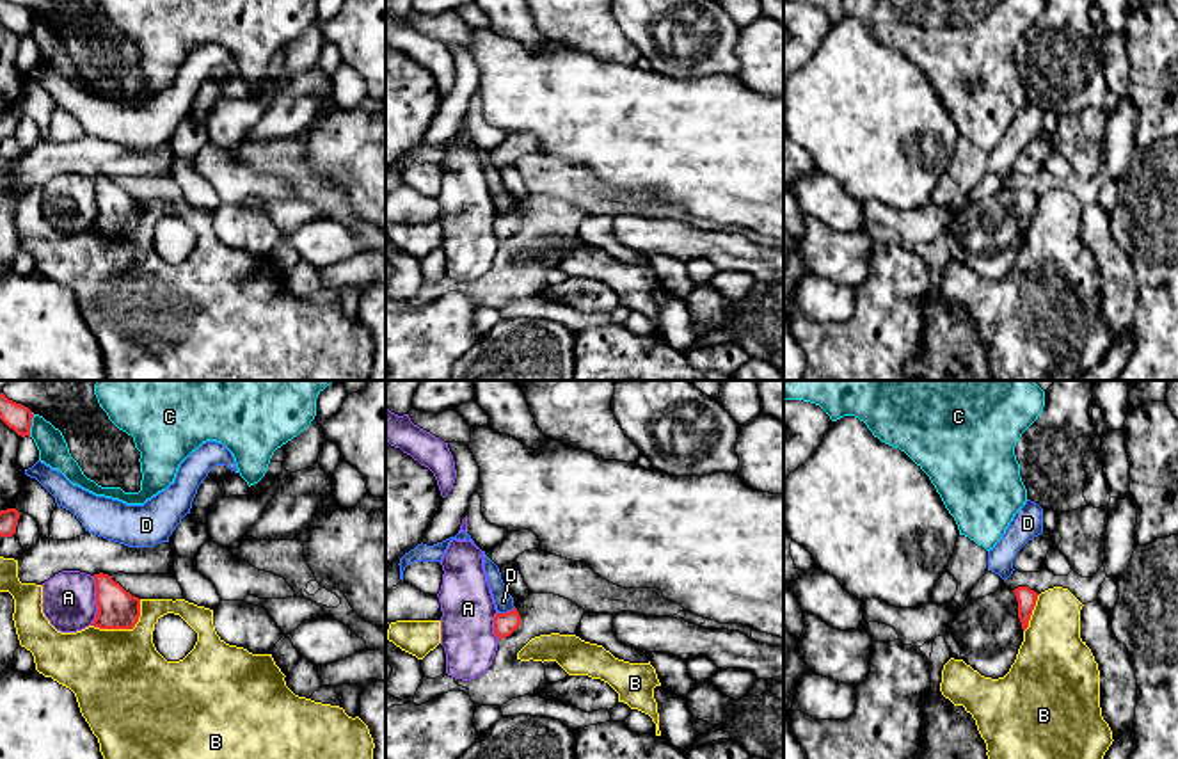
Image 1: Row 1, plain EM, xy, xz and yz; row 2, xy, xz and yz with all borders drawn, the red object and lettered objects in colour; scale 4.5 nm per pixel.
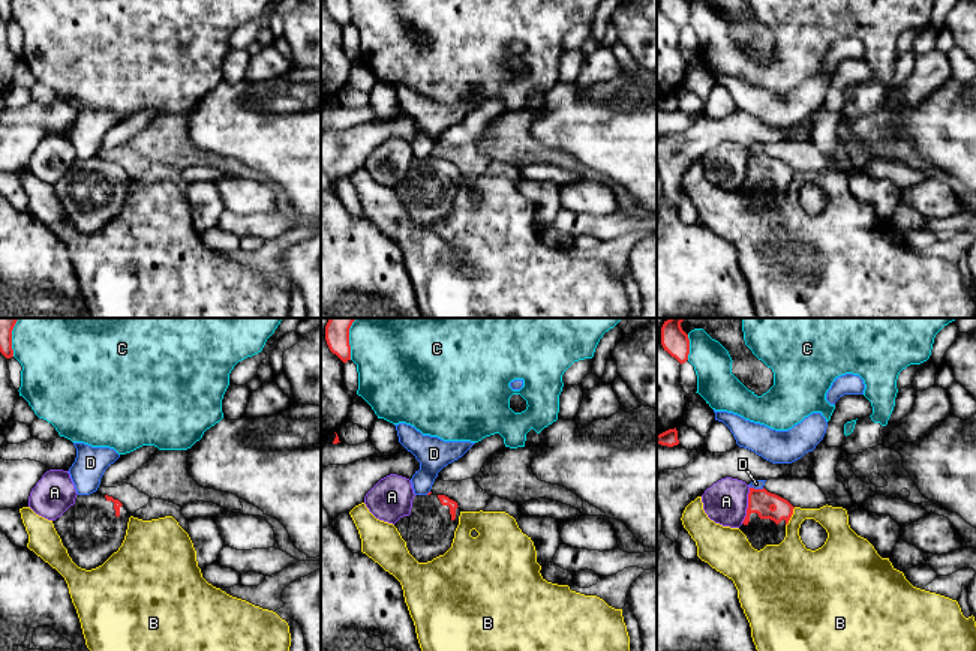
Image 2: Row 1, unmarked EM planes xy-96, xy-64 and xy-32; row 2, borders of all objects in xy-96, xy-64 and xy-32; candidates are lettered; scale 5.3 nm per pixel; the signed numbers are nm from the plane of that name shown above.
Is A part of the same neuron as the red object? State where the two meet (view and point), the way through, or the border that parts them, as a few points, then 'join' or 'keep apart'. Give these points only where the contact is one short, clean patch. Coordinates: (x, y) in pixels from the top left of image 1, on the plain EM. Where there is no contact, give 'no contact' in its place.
meets red in xy at (96, 203); border along xy (95, 178), (96, 219), (89, 226); keep apart

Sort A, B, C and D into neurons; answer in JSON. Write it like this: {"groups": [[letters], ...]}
{"groups": [["A"], ["B"], ["C"], ["D"]]}

